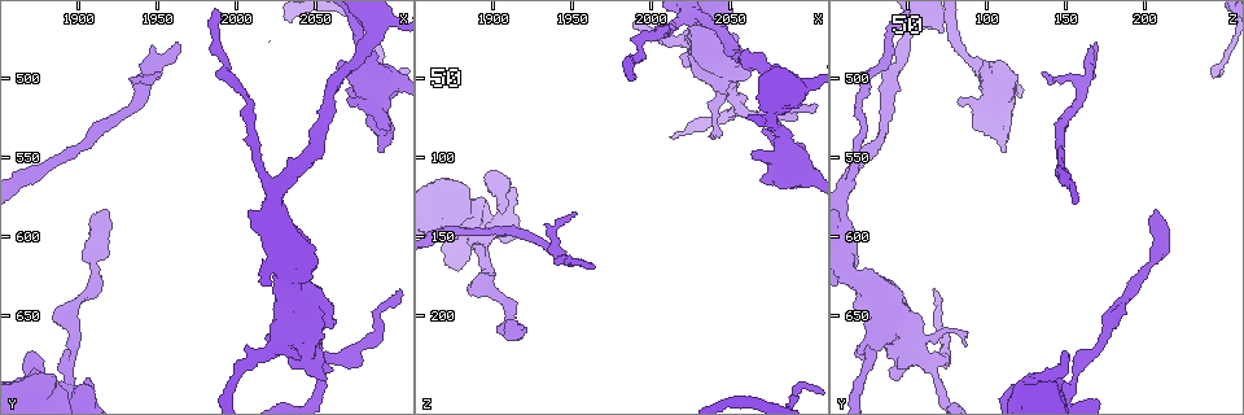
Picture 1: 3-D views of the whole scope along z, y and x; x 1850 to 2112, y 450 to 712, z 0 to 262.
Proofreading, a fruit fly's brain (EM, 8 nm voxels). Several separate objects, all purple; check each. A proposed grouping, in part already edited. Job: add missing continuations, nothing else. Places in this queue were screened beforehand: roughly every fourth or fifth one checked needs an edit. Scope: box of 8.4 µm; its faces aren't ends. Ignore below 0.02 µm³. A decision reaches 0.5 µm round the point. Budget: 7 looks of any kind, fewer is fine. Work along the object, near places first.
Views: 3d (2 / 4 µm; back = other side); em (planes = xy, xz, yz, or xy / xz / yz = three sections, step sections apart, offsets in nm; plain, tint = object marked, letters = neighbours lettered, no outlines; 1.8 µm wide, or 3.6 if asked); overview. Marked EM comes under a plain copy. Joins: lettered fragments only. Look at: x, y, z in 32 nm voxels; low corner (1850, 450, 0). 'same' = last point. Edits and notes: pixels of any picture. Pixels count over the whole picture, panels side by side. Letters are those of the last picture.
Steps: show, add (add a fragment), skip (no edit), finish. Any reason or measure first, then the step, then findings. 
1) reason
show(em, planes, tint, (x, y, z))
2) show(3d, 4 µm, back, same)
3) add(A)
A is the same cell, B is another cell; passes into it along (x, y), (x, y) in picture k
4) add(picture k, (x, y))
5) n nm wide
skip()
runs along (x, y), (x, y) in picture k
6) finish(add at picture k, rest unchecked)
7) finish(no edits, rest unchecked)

end of a long branch
show(3d, 2 µm, (1920, 584, 206))

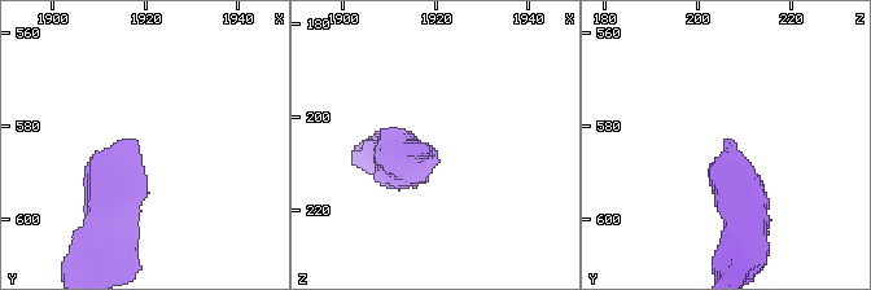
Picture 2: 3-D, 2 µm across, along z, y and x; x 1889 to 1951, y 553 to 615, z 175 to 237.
show(em, planes, letters, (1919, 583, 206))

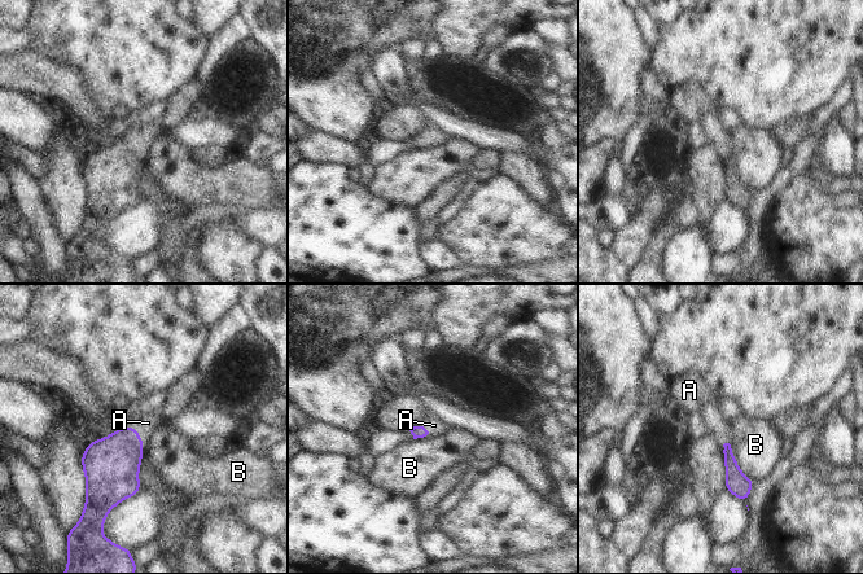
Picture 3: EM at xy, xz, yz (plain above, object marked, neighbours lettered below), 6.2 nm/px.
add(A)
A is the same cell, B is another cell; passes into it along (110, 464), (136, 433), (148, 423) in picture 3; the neuron continues

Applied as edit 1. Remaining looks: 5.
show(3d, 4 µm, (1962, 478, 168))

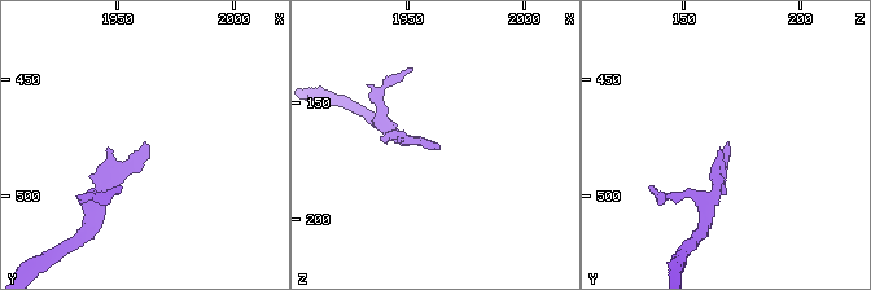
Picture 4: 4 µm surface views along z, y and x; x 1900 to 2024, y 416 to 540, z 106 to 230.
show(em, planes, letters, (1962, 478, 169))

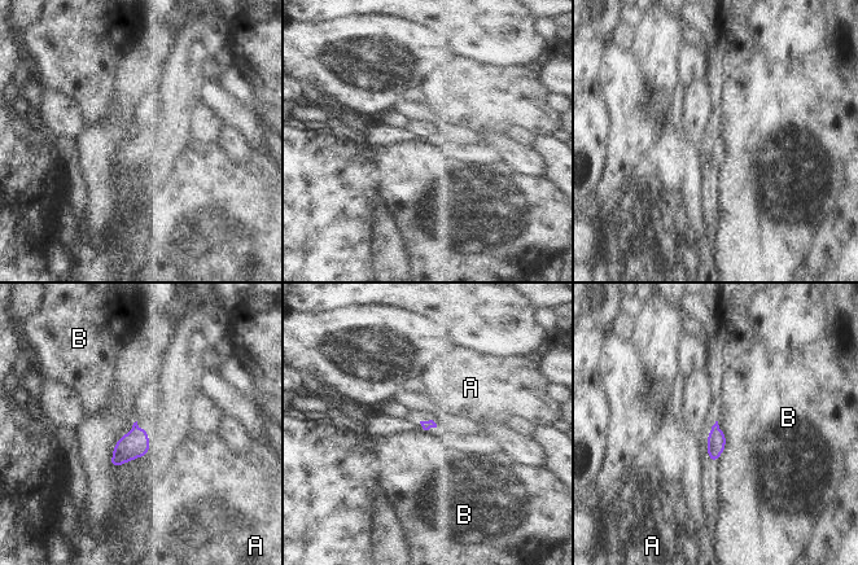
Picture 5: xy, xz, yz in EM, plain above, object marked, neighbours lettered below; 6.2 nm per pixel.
skip()
A and B are other cells; border along (136, 420), (114, 445), (110, 460) in picture 5; none of them fits

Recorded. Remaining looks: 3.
an open end
show(em, yz, step 8, tint, (2070, 512, 84))

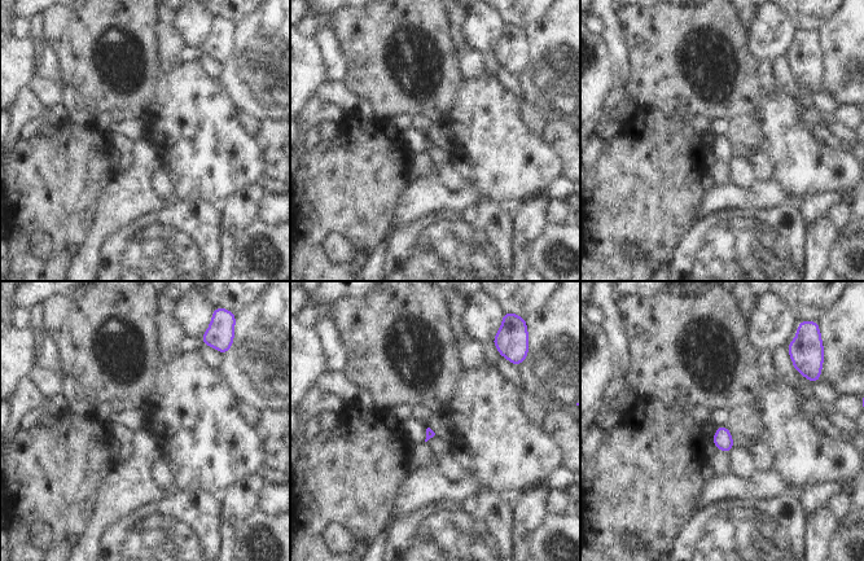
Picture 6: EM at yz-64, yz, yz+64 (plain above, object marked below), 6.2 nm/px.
cut it another way
show(em, planes, letters, same)

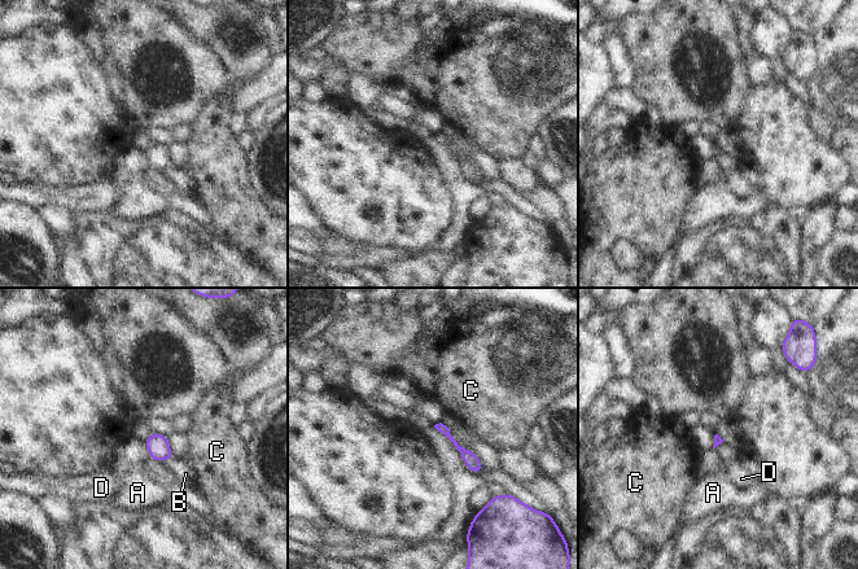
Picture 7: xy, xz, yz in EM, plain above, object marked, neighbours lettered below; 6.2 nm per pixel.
skip()
A, B, C and D are other cells; border along (143, 441), (149, 455) in picture 7; none of them fits

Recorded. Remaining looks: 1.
finish(add at picture 3, rest unchecked)

